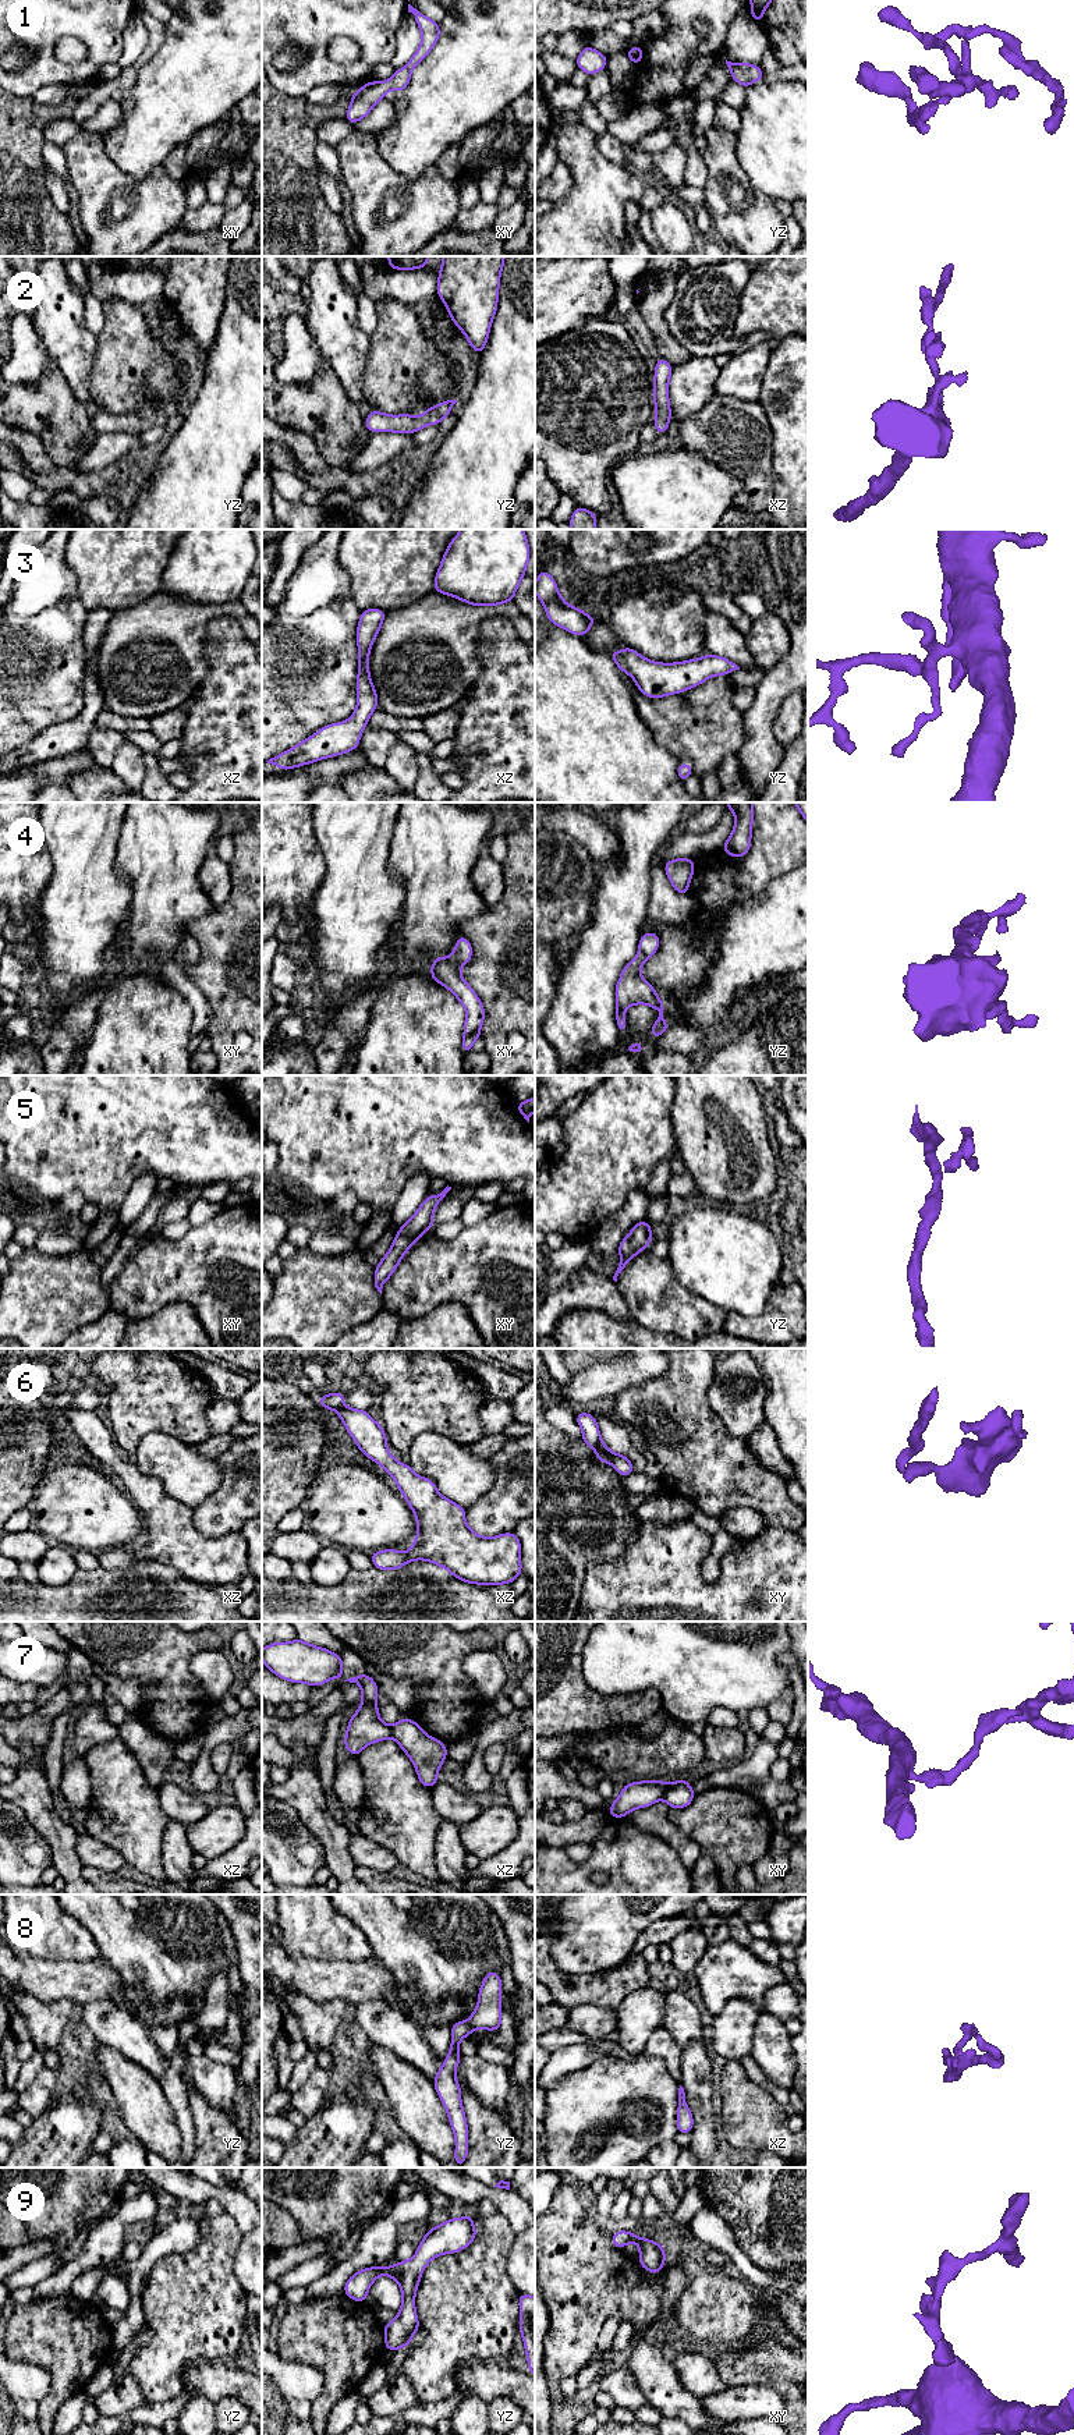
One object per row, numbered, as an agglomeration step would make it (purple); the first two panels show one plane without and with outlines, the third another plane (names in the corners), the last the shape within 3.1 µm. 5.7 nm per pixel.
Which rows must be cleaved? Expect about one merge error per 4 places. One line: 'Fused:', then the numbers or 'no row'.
Fused: 6, 7

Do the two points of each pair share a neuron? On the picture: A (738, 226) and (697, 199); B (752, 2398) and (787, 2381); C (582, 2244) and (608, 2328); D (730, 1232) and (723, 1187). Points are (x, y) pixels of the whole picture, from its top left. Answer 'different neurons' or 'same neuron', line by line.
A: different neurons
B: different neurons
C: different neurons
D: different neurons

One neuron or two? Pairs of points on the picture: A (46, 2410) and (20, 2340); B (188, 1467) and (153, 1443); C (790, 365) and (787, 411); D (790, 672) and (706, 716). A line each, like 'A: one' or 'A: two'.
A: one
B: one
C: one
D: two

